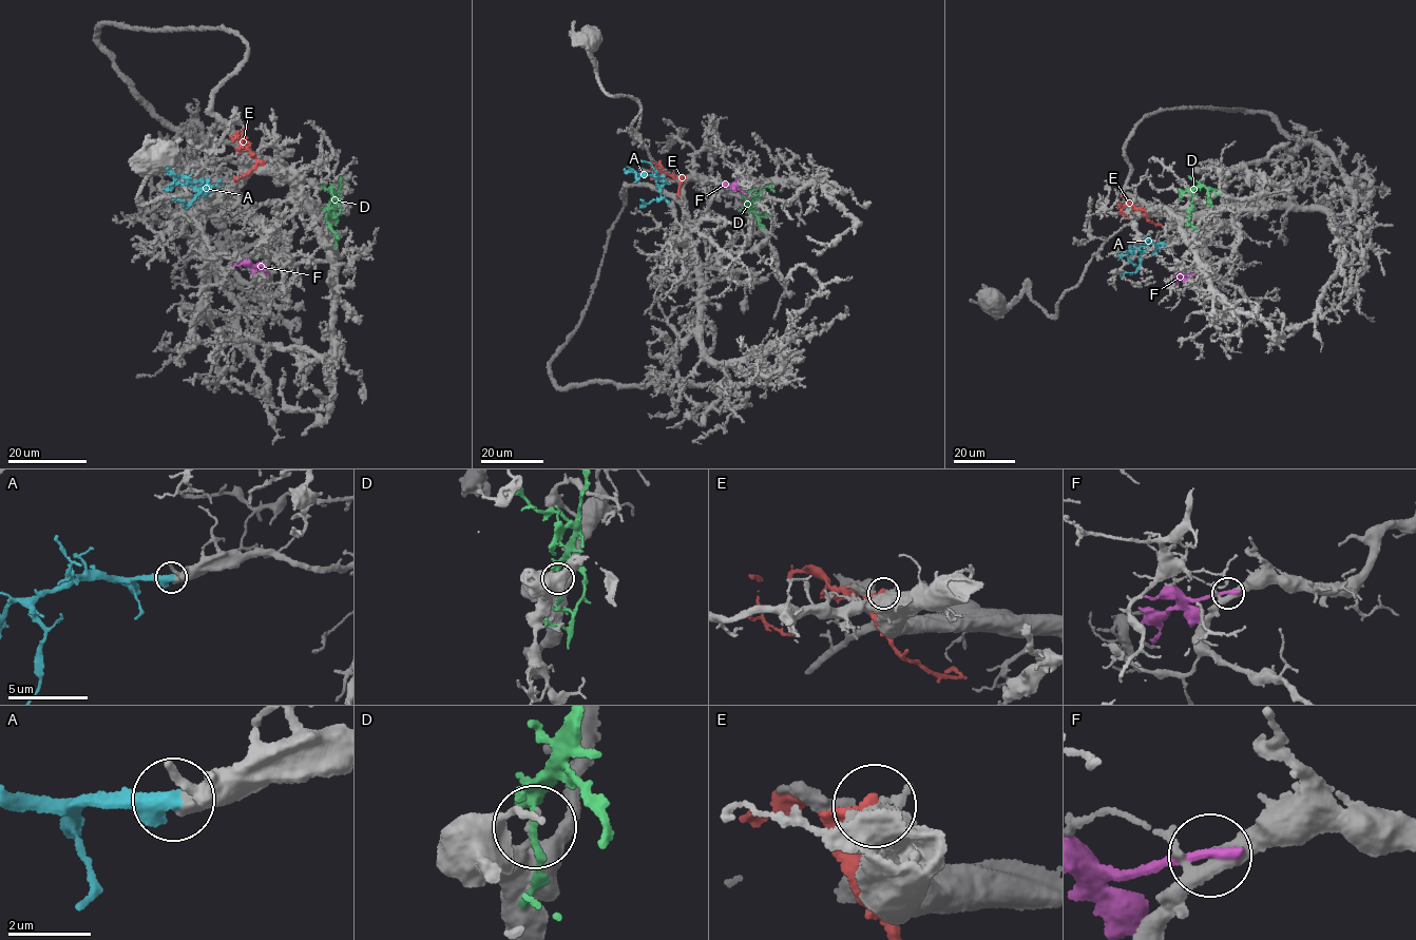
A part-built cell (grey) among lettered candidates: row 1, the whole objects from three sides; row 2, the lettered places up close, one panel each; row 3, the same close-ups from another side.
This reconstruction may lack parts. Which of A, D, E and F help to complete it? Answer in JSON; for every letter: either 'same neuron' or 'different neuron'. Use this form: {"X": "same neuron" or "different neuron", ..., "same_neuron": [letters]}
{"A": "same neuron", "D": "different neuron", "E": "different neuron", "F": "different neuron", "same_neuron": ["A"]}

